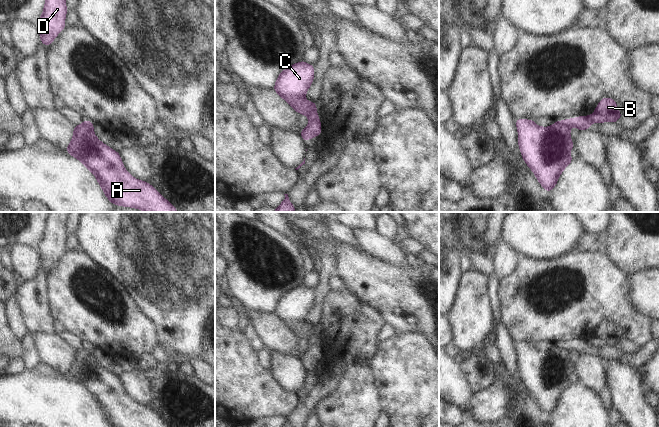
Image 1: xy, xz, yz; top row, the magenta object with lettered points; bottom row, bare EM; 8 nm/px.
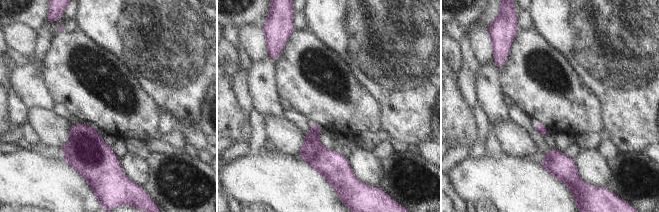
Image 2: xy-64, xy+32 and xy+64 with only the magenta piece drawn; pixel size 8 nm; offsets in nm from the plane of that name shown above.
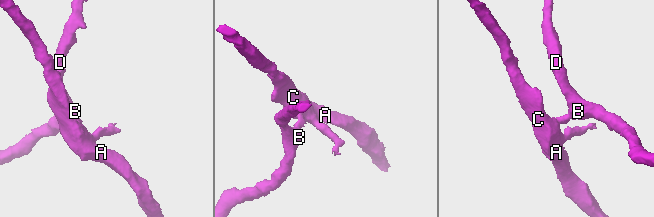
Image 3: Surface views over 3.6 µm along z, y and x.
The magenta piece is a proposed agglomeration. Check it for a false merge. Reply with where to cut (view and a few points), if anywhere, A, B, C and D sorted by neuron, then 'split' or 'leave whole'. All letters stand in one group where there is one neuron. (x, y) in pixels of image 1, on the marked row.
yz (562, 121), (569, 127) | A C / B D | split

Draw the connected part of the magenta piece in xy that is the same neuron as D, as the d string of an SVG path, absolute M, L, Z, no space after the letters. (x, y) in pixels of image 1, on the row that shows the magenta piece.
M46 0L44 11L40 16L37 27L40 32L40 40L49 46L55 37L65 29L65 16L67 14L66 0Z

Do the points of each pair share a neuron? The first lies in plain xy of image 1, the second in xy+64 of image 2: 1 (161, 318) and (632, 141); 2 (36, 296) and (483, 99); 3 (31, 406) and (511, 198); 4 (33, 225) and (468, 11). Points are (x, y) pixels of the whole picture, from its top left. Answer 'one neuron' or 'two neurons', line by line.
1: one neuron
2: one neuron
3: one neuron
4: one neuron

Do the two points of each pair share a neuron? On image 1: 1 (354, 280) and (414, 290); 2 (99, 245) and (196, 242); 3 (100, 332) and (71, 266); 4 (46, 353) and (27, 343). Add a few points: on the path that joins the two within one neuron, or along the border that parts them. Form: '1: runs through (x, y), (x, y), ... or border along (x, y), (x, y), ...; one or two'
1: runs through (369, 280), (383, 287), (399, 287); one
2: runs through (123, 242), (172, 242); one
3: runs through (98, 316), (76, 290), (74, 282); one
4: border along (28, 333), (40, 362); two

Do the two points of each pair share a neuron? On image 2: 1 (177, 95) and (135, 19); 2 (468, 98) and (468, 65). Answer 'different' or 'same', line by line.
1: same
2: same

